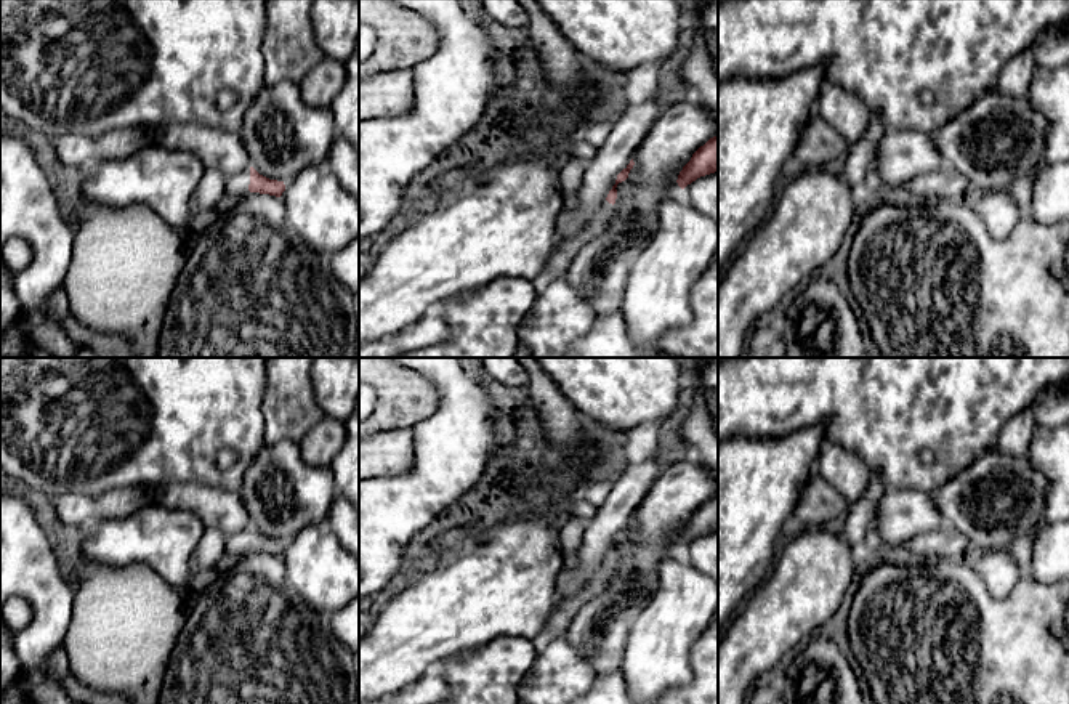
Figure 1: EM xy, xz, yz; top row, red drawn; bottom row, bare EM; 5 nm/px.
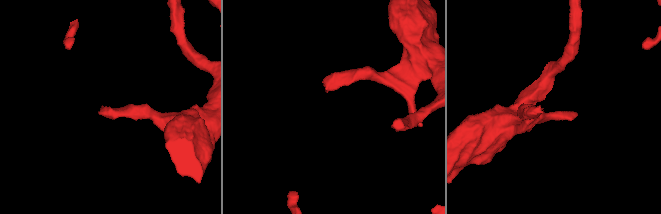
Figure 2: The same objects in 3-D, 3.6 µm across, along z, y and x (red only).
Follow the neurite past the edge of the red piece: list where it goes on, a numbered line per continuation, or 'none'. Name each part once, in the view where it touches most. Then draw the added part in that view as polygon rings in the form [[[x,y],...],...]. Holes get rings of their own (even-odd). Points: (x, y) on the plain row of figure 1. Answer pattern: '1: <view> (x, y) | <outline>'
1: xy (236, 546) | [[[250,526],[231,537],[226,537],[226,561],[232,561],[247,553],[252,553],[248,550],[248,544],[250,544]]]

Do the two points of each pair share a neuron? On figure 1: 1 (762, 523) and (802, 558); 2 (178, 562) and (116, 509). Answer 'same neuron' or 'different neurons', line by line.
1: different neurons
2: different neurons

